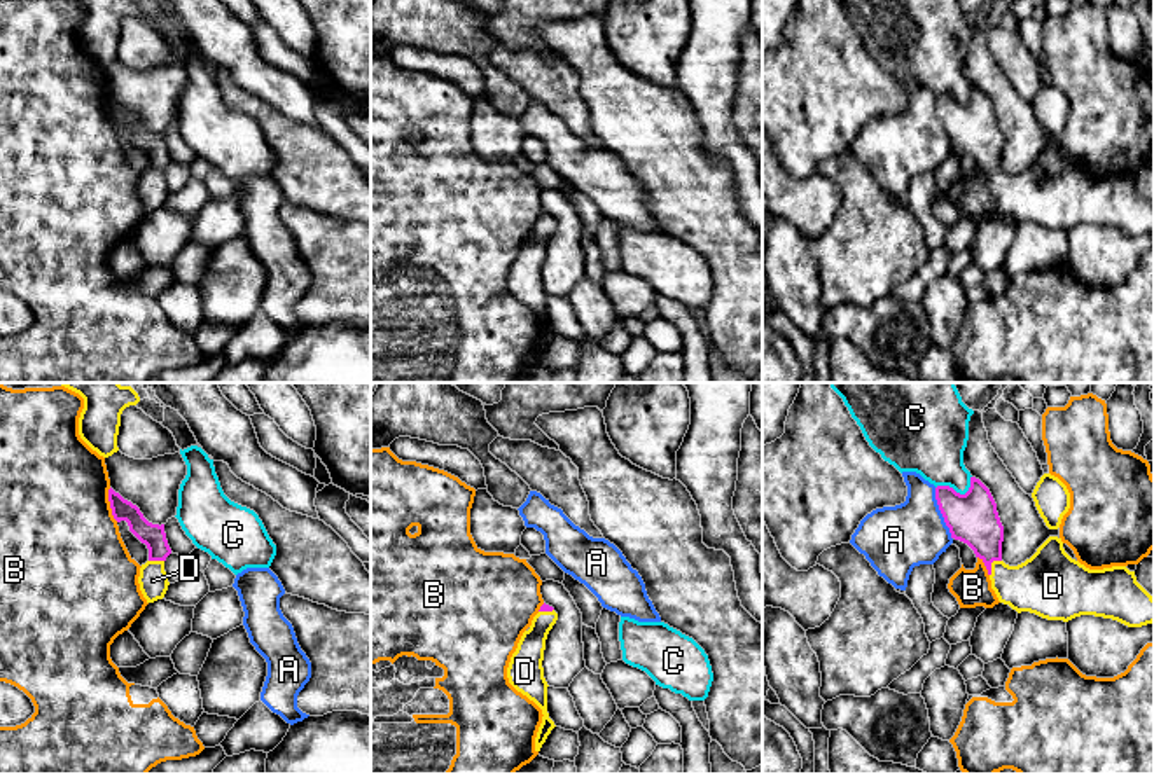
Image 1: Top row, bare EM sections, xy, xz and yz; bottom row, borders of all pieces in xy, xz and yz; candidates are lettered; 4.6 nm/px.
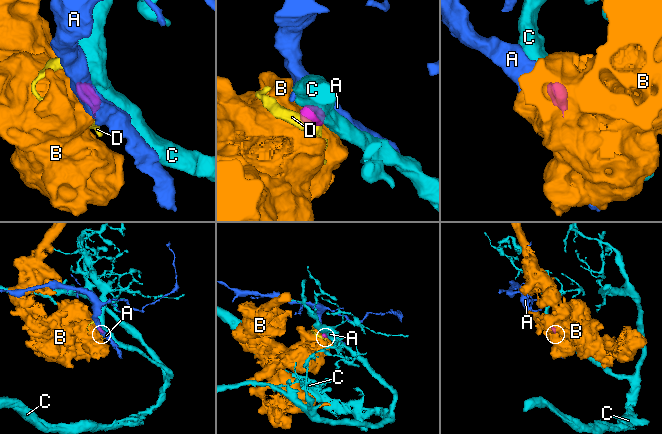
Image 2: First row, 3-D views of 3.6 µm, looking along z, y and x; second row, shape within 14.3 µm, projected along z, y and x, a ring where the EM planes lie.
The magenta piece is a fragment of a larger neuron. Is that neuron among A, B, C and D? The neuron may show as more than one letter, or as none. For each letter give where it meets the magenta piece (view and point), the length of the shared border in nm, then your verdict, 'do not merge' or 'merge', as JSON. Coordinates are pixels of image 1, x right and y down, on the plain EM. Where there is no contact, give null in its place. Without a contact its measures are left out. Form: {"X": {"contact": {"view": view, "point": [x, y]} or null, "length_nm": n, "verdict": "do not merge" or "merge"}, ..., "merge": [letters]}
{"A": {"contact": {"view": "yz", "point": [941, 121]}, "length_nm": 260, "verdict": "do not merge"}, "B": {"contact": {"view": "xy", "point": [111, 114]}, "length_nm": 170, "verdict": "do not merge"}, "C": {"contact": {"view": "yz", "point": [959, 102]}, "length_nm": 180, "verdict": "do not merge"}, "D": {"contact": {"view": "yz", "point": [990, 173]}, "length_nm": 90, "verdict": "merge"}, "merge": ["D"]}

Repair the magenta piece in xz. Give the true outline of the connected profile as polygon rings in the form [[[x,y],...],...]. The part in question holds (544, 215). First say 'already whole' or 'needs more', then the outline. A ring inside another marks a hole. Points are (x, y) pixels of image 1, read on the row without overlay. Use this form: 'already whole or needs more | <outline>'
needs more | [[[542,213],[528,239],[523,241],[507,276],[509,292],[542,318],[542,332],[535,346],[535,360],[540,360],[551,339],[556,335],[547,321],[547,290],[544,287],[544,259],[549,239],[558,229],[553,215]]]

